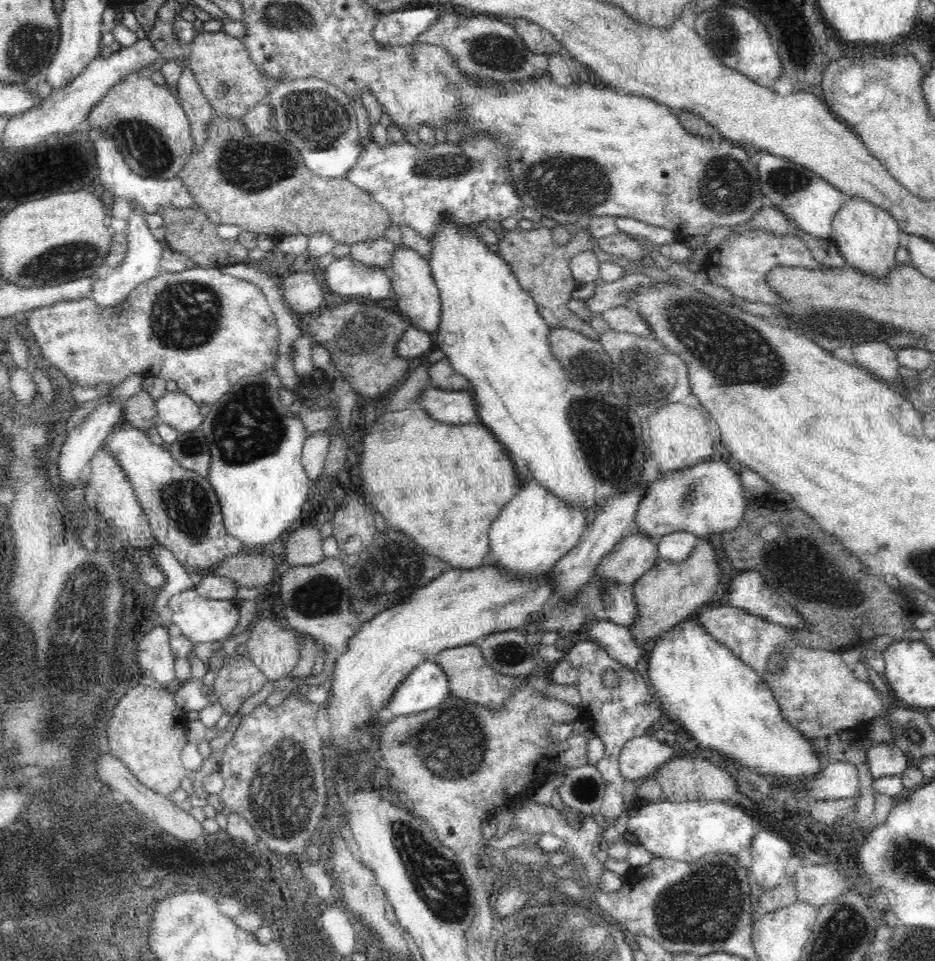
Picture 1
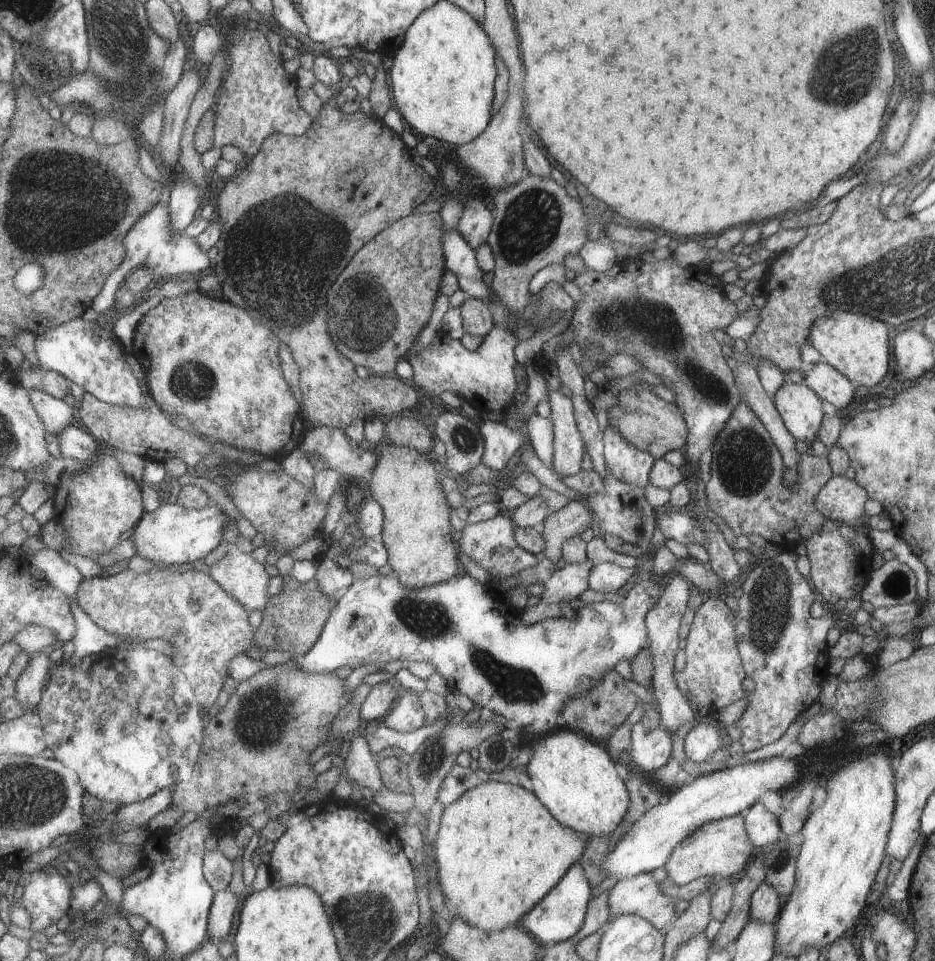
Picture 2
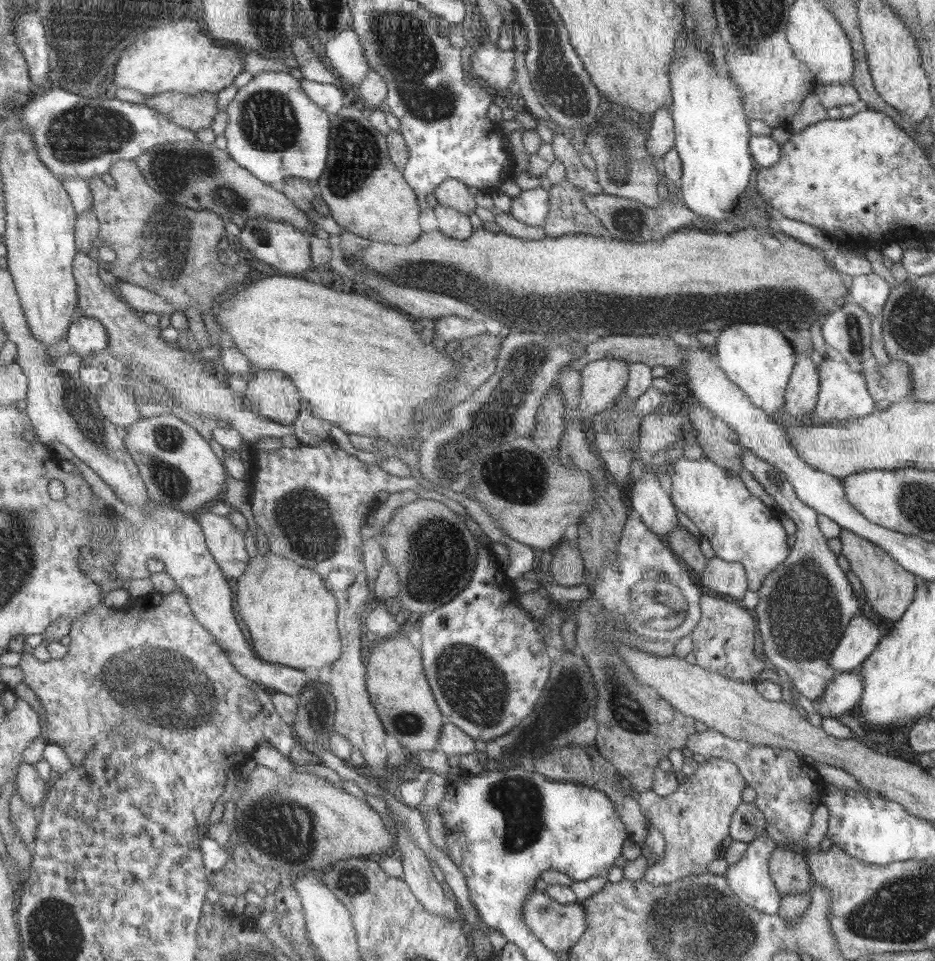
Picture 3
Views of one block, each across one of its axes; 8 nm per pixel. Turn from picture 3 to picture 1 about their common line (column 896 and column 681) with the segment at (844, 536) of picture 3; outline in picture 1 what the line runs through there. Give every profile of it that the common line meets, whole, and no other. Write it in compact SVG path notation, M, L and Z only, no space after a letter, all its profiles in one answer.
M698 538L692 556L686 562L656 562L636 584L634 600L638 606L638 618L630 628L630 634L640 642L648 642L670 628L676 628L684 620L690 620L698 610L710 604L710 598L716 594L716 586L722 578L720 564L716 562L716 550L708 538Z

